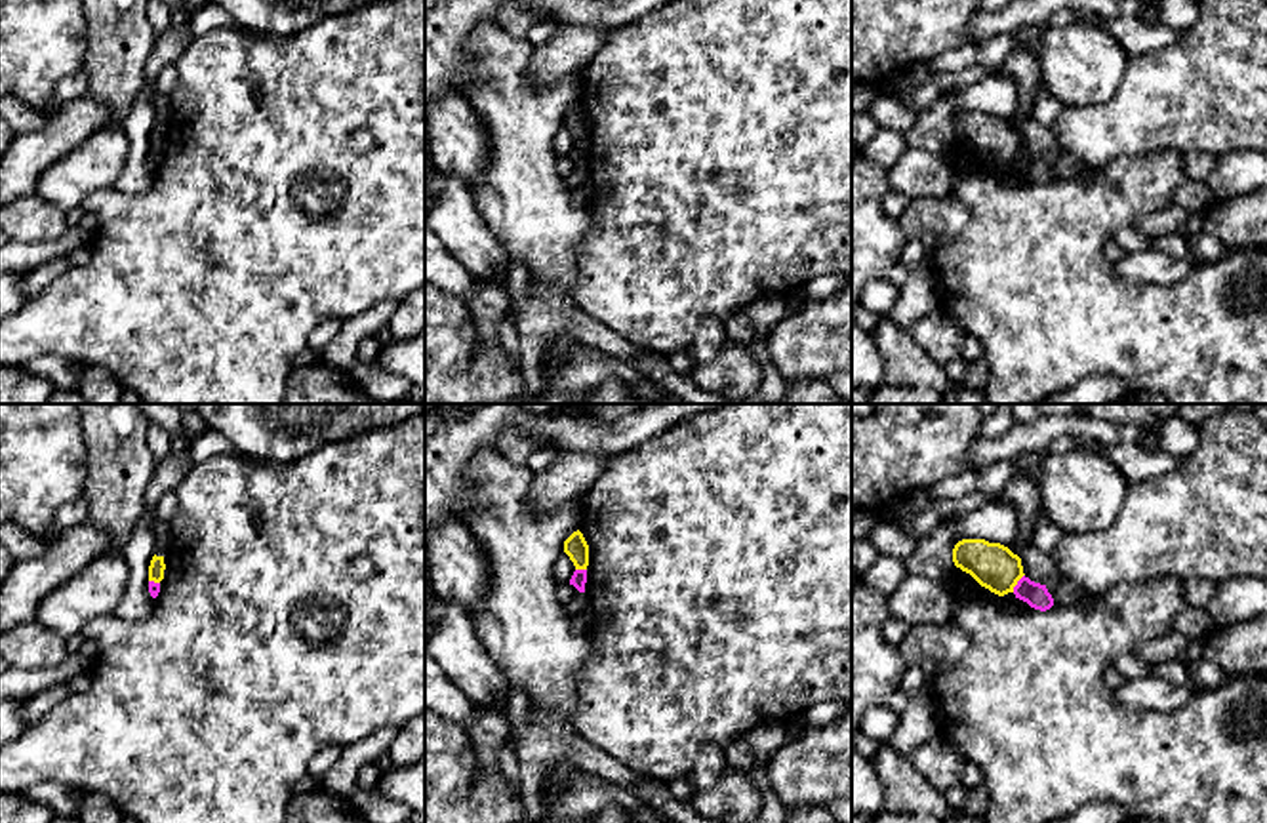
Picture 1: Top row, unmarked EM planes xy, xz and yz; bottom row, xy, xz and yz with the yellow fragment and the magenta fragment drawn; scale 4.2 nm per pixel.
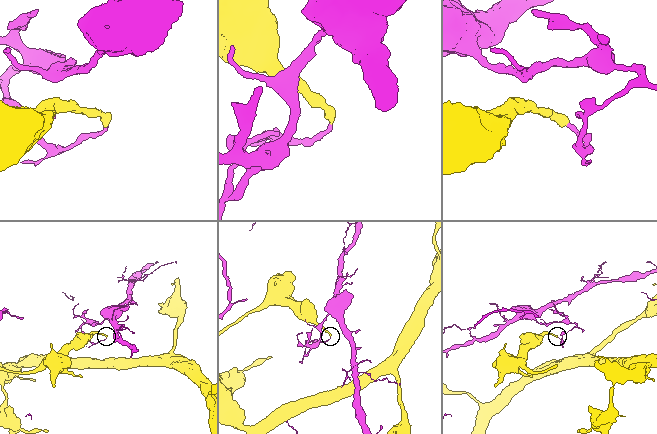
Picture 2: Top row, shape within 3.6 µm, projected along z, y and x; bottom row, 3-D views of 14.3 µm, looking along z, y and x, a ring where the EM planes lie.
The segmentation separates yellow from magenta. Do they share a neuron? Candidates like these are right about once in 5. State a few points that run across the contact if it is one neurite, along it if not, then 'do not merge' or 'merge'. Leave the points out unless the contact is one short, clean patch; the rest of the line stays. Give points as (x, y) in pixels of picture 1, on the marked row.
line yz (1024, 574), (1012, 591); do not merge

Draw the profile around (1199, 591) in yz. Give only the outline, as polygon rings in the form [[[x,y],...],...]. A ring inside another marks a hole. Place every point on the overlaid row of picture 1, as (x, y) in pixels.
[[[1191,577],[1183,581],[1183,596],[1189,608],[1206,608],[1214,598],[1217,583],[1206,577]]]

